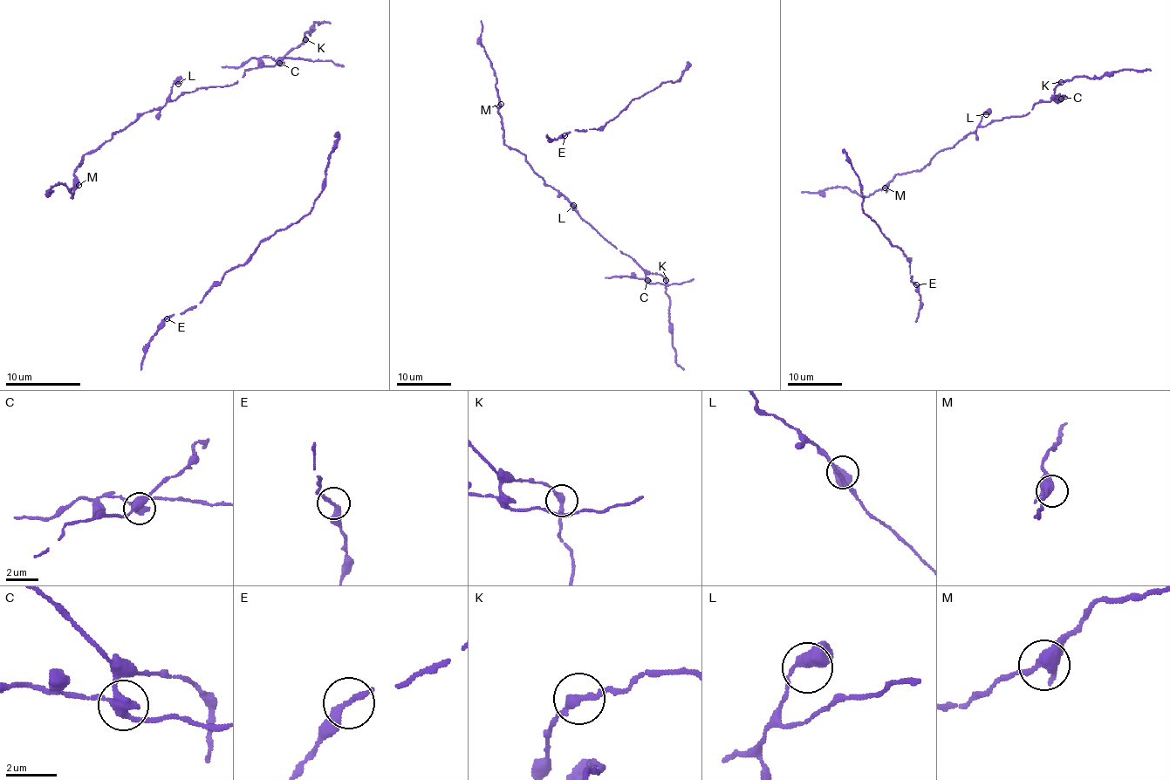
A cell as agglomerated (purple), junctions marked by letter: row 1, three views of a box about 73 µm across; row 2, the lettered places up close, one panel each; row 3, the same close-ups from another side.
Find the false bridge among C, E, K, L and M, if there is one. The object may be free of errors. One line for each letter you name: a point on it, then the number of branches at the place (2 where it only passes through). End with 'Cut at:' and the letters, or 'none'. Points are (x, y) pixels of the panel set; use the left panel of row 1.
C: Place: (279, 63). Branches: 3
Cut at: C

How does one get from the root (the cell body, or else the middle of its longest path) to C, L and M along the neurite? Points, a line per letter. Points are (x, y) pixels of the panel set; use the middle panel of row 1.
C: (501, 125), (503, 142), (524, 154), (546, 184), (558, 190), (585, 222), (629, 256), (646, 280)
L: (501, 125), (503, 142), (524, 154), (525, 161), (544, 183), (558, 190), (573, 205)
M: (501, 125), (498, 113), (501, 104)

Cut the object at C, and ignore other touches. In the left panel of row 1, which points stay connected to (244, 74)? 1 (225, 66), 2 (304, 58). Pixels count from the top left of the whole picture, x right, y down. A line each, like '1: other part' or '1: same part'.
1: other part
2: other part

